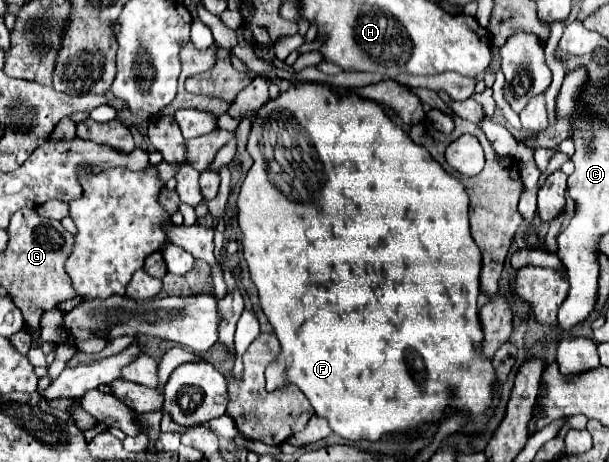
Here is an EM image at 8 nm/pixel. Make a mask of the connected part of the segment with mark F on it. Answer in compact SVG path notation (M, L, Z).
M299 83L287 91L281 91L277 99L269 99L255 115L247 141L247 153L251 155L253 165L241 185L237 199L237 223L243 235L243 257L249 265L251 279L259 289L261 309L273 325L283 349L277 361L265 371L267 389L273 391L285 381L295 383L313 405L315 415L325 417L329 427L349 441L379 441L399 433L409 433L423 423L441 421L441 417L451 407L469 411L477 429L483 429L485 421L491 417L495 373L491 359L479 353L483 341L477 319L481 253L475 241L471 241L467 221L469 201L463 193L463 185L459 185L459 179L445 173L443 167L427 153L427 149L415 145L377 101L365 99L351 91L339 91L325 83Z

